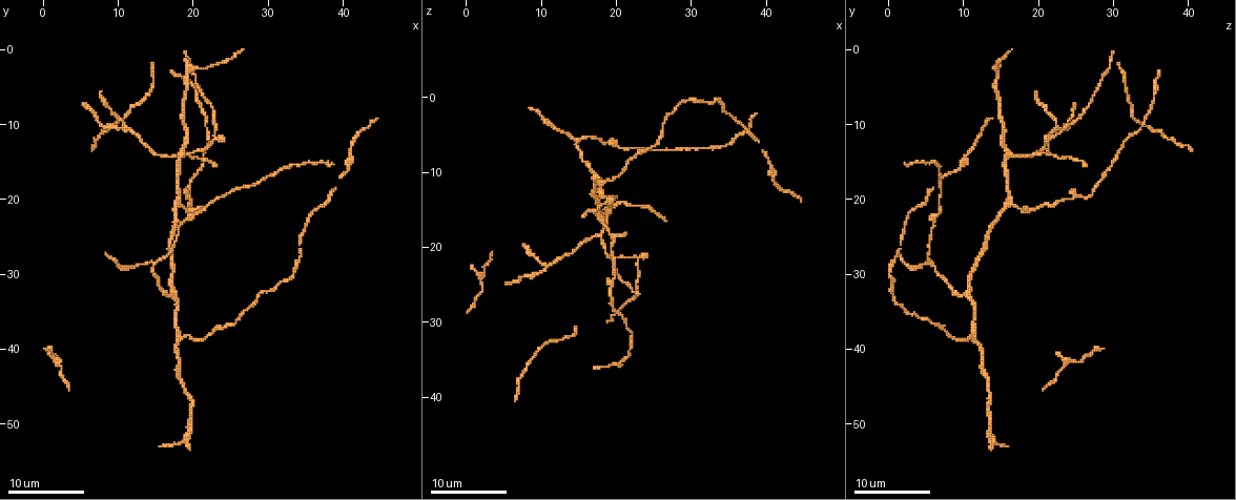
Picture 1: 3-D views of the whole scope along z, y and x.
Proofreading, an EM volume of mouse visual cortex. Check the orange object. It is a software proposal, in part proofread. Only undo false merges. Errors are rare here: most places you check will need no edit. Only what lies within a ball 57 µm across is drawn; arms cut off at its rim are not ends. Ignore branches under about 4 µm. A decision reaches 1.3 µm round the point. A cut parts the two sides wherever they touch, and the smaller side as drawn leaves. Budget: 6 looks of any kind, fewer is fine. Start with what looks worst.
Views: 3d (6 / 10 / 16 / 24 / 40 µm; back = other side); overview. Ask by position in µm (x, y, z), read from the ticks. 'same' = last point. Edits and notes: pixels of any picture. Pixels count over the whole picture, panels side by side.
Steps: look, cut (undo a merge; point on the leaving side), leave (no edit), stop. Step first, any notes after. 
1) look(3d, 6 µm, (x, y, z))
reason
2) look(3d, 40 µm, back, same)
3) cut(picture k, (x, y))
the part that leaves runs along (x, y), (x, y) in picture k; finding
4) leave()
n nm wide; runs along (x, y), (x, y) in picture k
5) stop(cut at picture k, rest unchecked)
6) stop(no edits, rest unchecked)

look(3d, 10 µm, (18.5, 38.5, 11.5))
arms part here

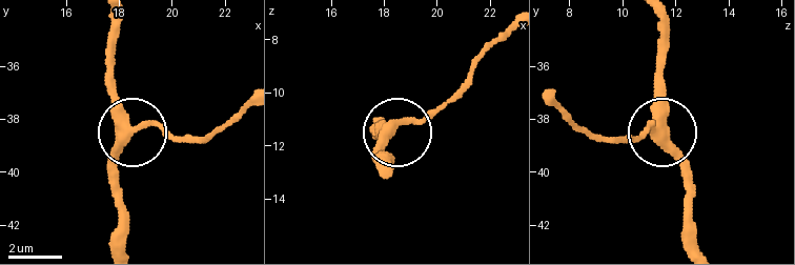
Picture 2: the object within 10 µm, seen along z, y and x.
leave()
3 arms; runs along (659, 21), (659, 129), (691, 175) in picture 2; continuous, no second neuron

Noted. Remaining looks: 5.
look(3d, 10 µm, (17.0, 32.5, 10.5))
three-way junction

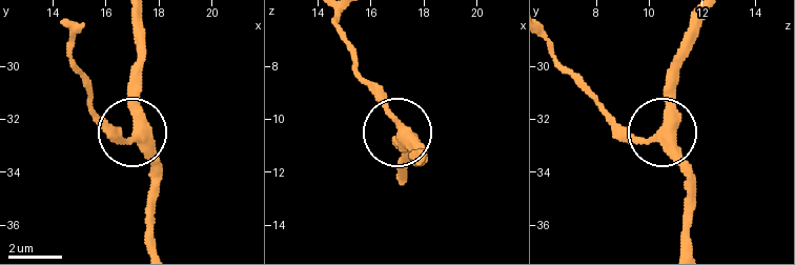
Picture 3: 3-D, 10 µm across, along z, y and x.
leave()
runs along (133, 17), (140, 51), (137, 125), (119, 139), (95, 121) in picture 3; one neuron here

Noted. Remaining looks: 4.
look(3d, 16 µm, (14.5, 28.5, 5.5))
three-way junction

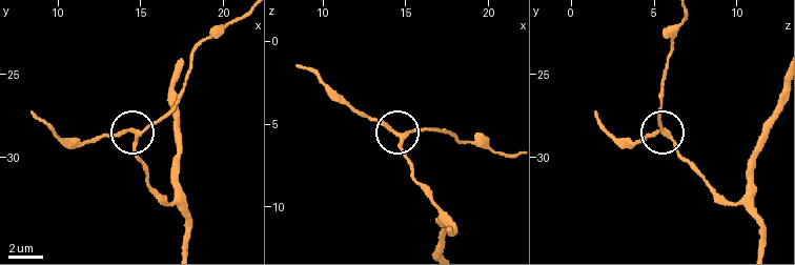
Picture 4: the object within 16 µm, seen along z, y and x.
leave()
3 arms; all the same neuron

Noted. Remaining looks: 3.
stop(no edits, rest unchecked)

